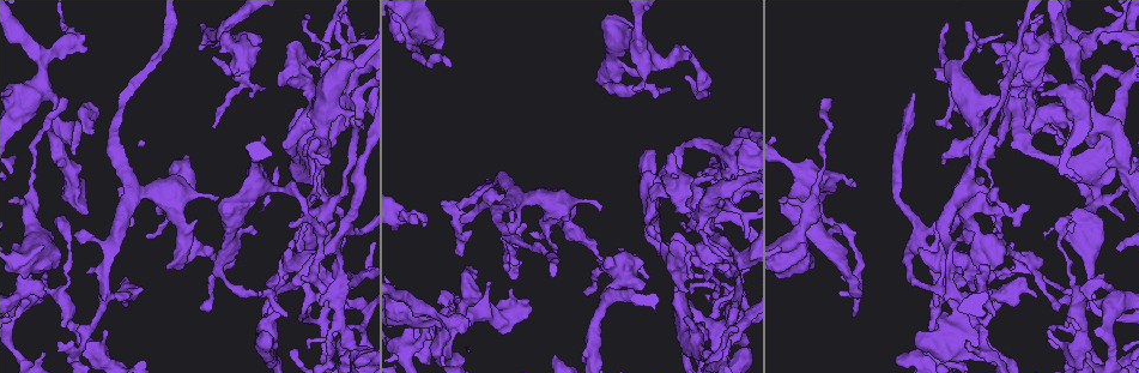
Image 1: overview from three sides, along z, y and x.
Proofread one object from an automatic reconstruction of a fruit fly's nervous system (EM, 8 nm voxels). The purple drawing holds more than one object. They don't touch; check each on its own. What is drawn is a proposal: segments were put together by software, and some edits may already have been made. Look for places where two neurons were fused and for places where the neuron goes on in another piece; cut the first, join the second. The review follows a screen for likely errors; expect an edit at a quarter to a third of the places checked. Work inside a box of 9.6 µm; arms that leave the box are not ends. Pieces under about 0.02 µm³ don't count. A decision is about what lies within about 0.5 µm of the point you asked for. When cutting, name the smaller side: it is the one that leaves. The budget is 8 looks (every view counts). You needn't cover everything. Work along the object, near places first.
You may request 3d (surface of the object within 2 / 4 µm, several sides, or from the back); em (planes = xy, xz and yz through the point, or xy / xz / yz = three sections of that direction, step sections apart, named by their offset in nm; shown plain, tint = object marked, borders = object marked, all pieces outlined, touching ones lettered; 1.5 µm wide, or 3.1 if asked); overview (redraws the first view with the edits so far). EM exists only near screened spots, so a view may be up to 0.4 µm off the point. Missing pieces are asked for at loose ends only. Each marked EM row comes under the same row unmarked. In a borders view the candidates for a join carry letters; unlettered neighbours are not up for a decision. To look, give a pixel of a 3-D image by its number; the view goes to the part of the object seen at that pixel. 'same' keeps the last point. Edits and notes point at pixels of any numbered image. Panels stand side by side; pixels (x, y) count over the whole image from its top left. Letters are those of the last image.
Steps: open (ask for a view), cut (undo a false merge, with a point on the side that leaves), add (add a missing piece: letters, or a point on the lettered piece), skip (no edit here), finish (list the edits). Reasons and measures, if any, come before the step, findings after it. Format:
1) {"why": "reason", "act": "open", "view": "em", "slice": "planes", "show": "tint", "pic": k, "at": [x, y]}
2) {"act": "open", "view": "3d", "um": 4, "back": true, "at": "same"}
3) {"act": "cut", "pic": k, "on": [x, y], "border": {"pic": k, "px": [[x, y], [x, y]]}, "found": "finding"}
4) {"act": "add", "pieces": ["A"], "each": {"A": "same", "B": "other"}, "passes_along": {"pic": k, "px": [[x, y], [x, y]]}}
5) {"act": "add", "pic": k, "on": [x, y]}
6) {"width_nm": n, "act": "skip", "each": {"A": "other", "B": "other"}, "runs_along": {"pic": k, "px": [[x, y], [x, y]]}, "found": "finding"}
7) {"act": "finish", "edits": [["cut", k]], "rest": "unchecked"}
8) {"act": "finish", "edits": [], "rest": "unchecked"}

{"why": "tapers out", "act": "open", "view": "em", "slice": "planes", "show": "borders", "pic": 1, "at": [296, 348]}

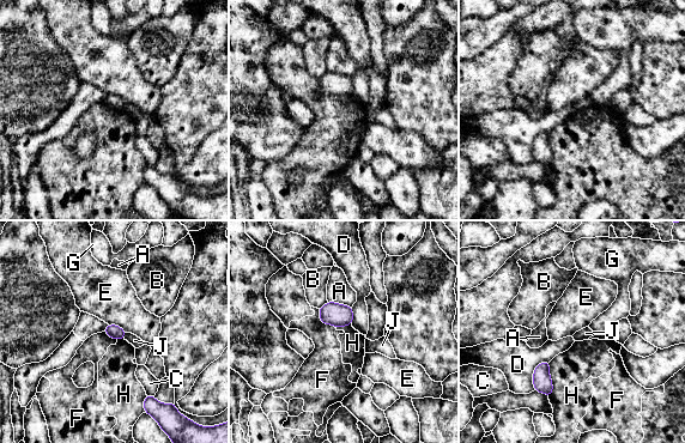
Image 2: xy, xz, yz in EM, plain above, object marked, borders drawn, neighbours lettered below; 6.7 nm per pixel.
{"width_nm": 90, "act": "skip", "each": {"A": "other", "B": "other", "C": "other", "D": "other", "E": "other", "F": "other", "G": "other", "H": "other", "J": "other"}, "border": {"pic": 2, "px": [[108, 323], [115, 323], [126, 332]]}, "found": "none of them fits"}

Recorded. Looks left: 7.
{"why": "stops while still wide", "act": "open", "view": "em", "slice": "planes", "show": "borders", "pic": 1, "at": [642, 288]}

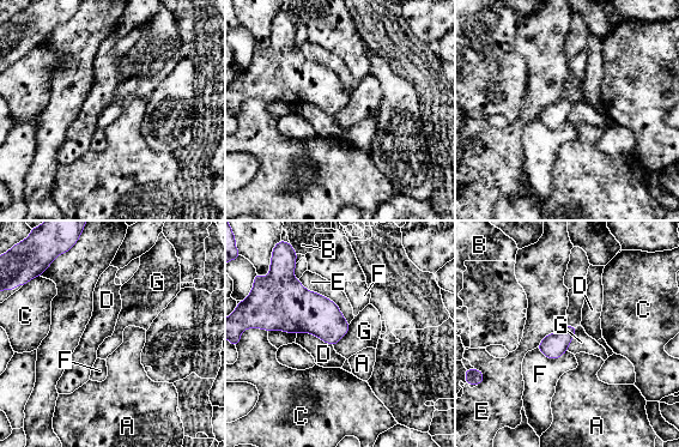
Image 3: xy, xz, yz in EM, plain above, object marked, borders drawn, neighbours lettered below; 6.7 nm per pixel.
{"longest_contact_nm": ["E", 460], "act": "skip", "each": {"A": "other", "B": "other", "C": "other", "D": "other", "E": "other", "F": "other", "G": "other"}, "border": {"pic": 3, "px": [[350, 324], [349, 331], [333, 345]]}, "found": "no lettered piece goes on from it"}

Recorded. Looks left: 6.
{"why": "an open end", "act": "open", "view": "em", "slice": "xz", "step": 4, "show": "tint", "pic": 1, "at": [67, 102]}

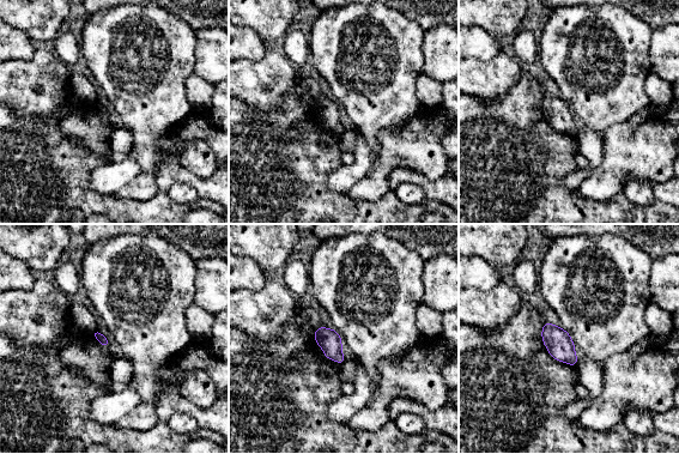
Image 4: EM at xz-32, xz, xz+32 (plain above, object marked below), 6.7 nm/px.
{"act": "open", "view": "em", "slice": "yz", "step": 4, "show": "borders", "at": "same"}

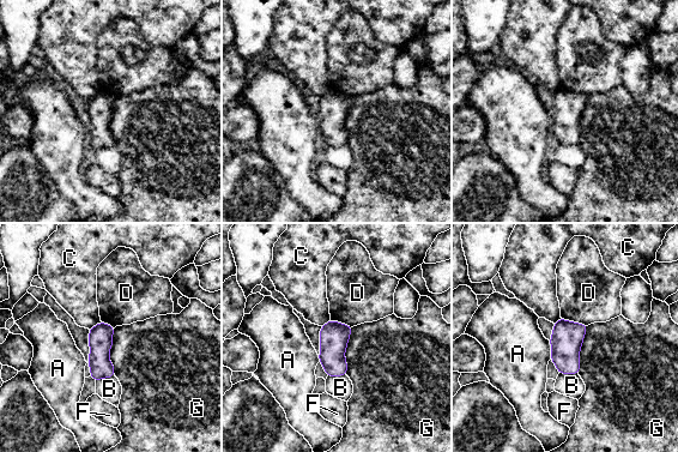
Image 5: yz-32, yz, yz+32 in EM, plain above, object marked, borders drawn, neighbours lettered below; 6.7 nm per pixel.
{"act": "skip", "each": {"A": "other", "B": "other", "C": "other", "D": "other", "F": "other", "G": "other"}, "border": {"pic": 5, "px": [[114, 374], [100, 378], [96, 381]]}, "found": "no lettered piece goes on from it"}

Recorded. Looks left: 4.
{"why": "branch stops here", "act": "open", "view": "em", "slice": "xz", "step": 4, "show": "borders", "pic": 1, "at": [304, 280]}

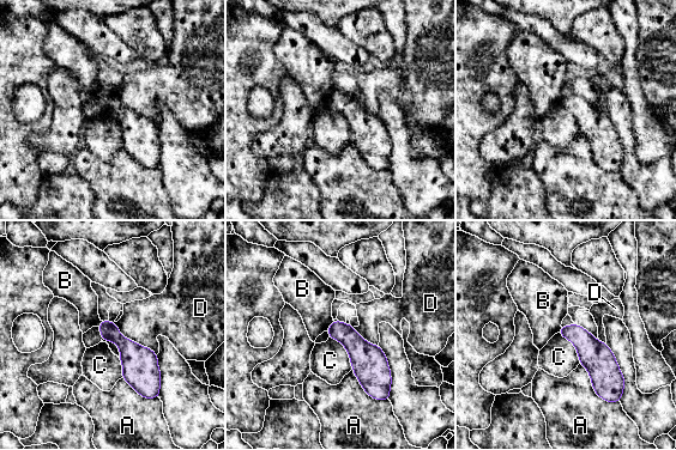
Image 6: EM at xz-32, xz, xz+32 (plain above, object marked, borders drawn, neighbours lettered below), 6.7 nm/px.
{"why": "cut it another way", "act": "open", "view": "em", "slice": "planes", "show": "borders", "at": "same"}

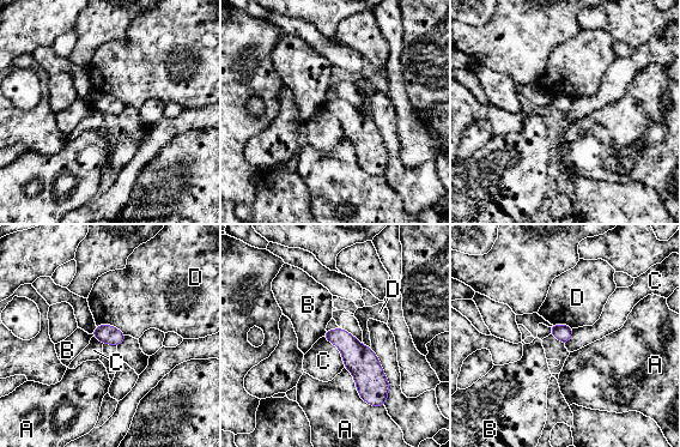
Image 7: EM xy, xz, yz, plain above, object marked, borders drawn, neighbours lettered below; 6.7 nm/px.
{"act": "skip", "each": {"A": "other", "B": "other", "C": "other", "D": "other"}, "border": {"pic": 7, "px": [[323, 336], [338, 349], [345, 367]]}, "found": "no lettered piece goes on from it"}

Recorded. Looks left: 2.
{"act": "finish", "edits": [], "rest": "unchecked"}

